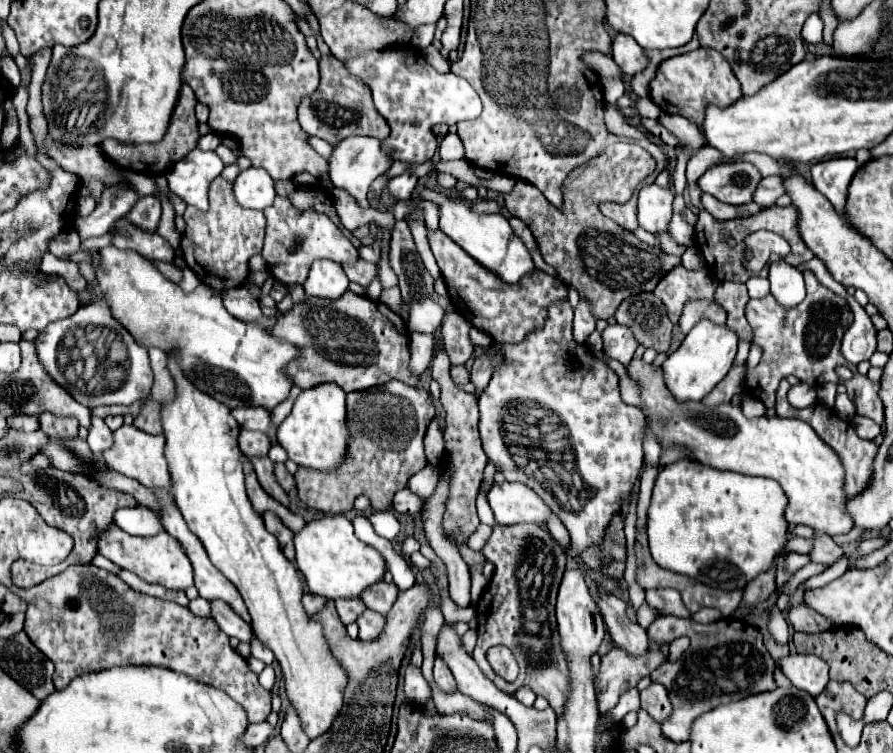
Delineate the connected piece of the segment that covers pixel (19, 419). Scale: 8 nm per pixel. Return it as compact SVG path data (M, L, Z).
M14 416L14 418L8 418L8 426L14 428L14 430L20 430L20 432L34 432L38 430L38 418L30 418L30 416Z

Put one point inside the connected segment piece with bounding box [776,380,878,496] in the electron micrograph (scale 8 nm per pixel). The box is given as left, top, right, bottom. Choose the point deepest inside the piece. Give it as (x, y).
(857, 455)

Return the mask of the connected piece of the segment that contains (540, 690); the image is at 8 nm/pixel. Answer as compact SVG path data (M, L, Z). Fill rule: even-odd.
M496 524L482 554L494 564L494 576L476 604L478 644L474 648L474 660L498 690L514 694L518 686L530 686L538 696L544 696L560 716L570 692L570 676L566 656L558 642L554 604L560 580L566 572L566 552L550 532L538 524ZM496 644L508 646L518 660L520 674L514 684L496 676L486 662L486 650Z

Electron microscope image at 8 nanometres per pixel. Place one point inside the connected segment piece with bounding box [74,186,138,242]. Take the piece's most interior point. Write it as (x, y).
(115, 202)

